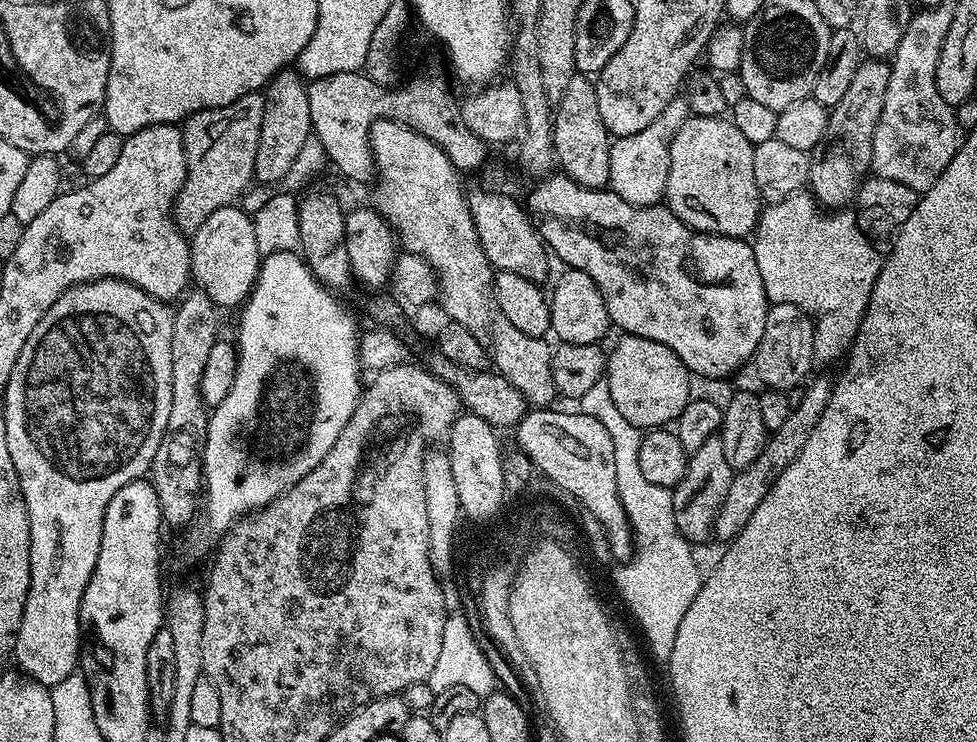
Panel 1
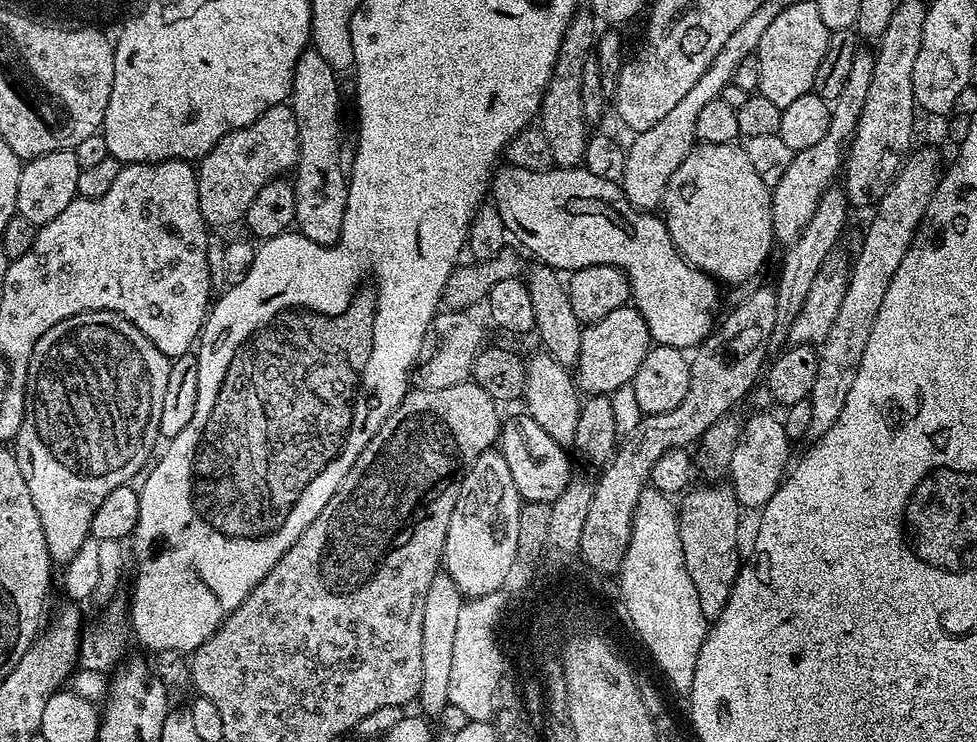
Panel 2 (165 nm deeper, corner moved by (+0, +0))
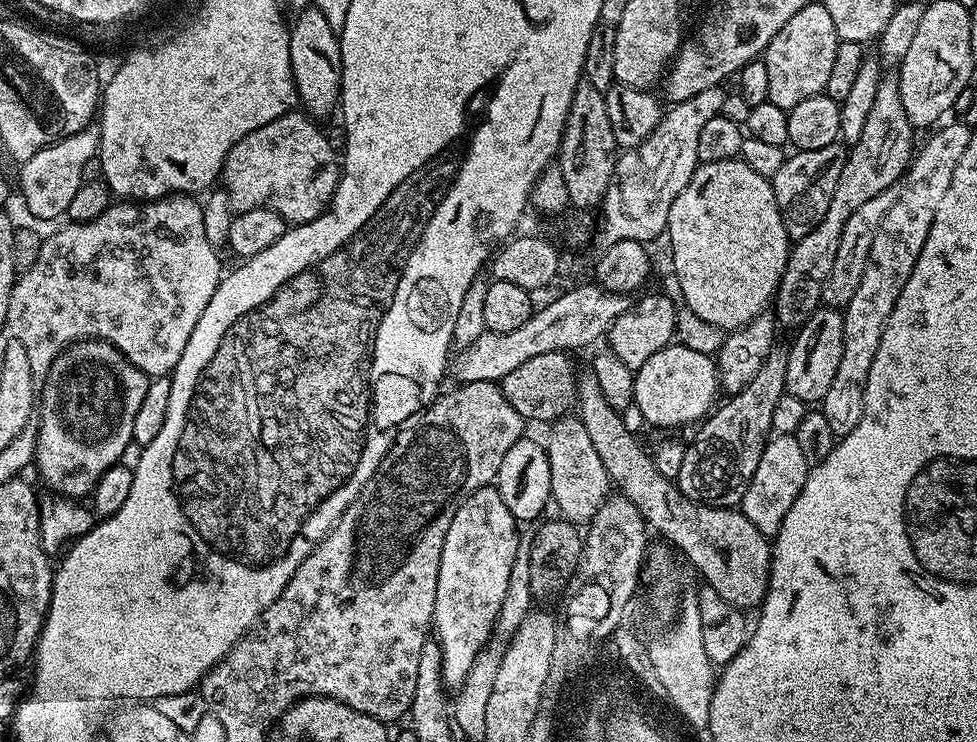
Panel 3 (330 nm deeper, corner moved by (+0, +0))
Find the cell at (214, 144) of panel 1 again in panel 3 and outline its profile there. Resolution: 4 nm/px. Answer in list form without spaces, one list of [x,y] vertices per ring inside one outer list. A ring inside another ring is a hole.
[[[293,110],[285,116],[274,118],[274,122],[266,126],[258,126],[258,130],[246,134],[246,138],[242,138],[232,147],[224,163],[222,188],[229,196],[229,206],[233,213],[269,208],[289,225],[295,226],[309,224],[326,211],[336,189],[340,187],[342,168],[338,163],[337,149],[336,152],[332,149],[331,142],[324,137],[323,130],[316,124],[319,123],[315,119]]]

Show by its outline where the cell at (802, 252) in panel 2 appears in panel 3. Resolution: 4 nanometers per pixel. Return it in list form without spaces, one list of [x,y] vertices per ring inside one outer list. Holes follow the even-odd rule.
[[[773,346],[770,354],[766,354],[766,362],[762,362],[762,366],[758,369],[758,374],[754,374],[753,380],[746,385],[746,390],[742,390],[733,396],[728,396],[725,399],[725,404],[722,405],[723,403],[721,403],[695,429],[695,431],[697,430],[696,437],[690,442],[687,441],[681,469],[674,479],[676,487],[680,489],[680,493],[686,499],[696,500],[700,504],[708,504],[711,508],[736,508],[740,499],[746,494],[746,486],[750,482],[754,470],[758,468],[758,458],[762,458],[762,450],[770,439],[774,405],[778,402],[778,398],[786,395],[788,348],[780,347]]]

